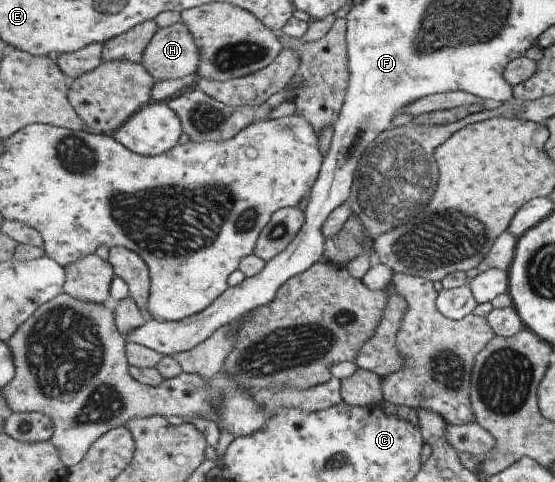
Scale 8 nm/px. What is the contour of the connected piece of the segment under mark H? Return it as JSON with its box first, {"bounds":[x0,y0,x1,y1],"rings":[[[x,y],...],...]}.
{"bounds":[143,23,200,81],"rings":[[[186,23],[164,26],[149,42],[143,56],[143,65],[156,81],[182,80],[196,73],[200,50]]]}

